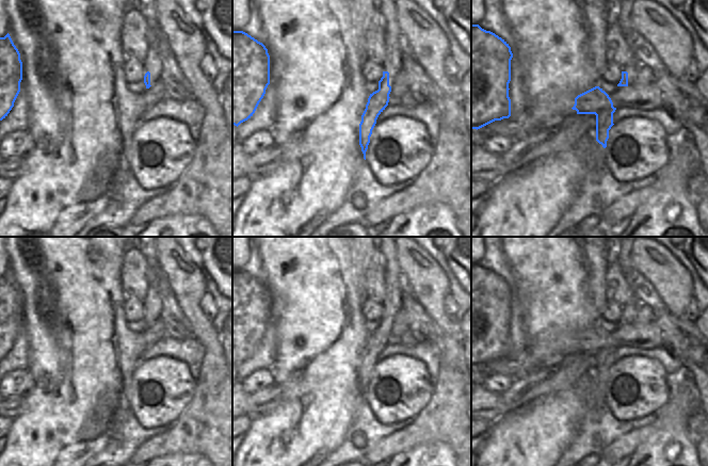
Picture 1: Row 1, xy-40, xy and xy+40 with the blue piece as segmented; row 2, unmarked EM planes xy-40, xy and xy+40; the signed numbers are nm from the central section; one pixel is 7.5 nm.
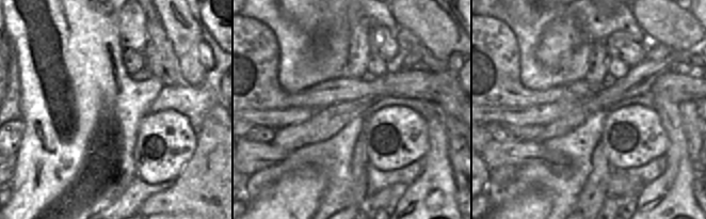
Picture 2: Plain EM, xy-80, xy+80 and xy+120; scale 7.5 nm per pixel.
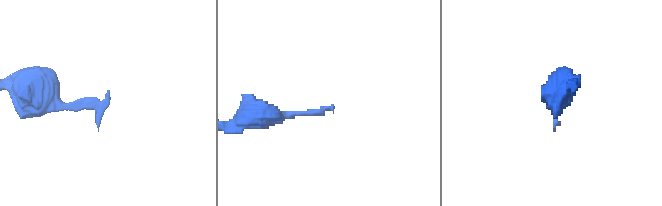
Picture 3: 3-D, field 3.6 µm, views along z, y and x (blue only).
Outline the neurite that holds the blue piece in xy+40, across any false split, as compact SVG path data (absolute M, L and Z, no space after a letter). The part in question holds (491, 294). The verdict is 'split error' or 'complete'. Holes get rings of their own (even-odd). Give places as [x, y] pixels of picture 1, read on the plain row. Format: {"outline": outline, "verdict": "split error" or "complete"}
{"outline": "M471 263L471 368L511 355L509 322L513 292L509 283L479 263Z", "verdict": "complete"}

